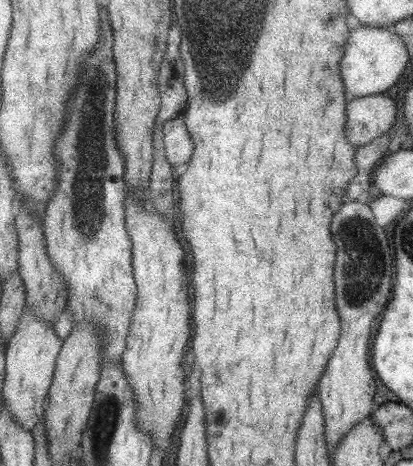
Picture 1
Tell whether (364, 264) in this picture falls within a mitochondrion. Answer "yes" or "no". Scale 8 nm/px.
yes

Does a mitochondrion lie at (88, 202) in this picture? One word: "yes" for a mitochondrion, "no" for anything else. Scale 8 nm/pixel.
yes

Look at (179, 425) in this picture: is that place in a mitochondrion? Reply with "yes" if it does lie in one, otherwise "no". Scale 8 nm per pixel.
no

